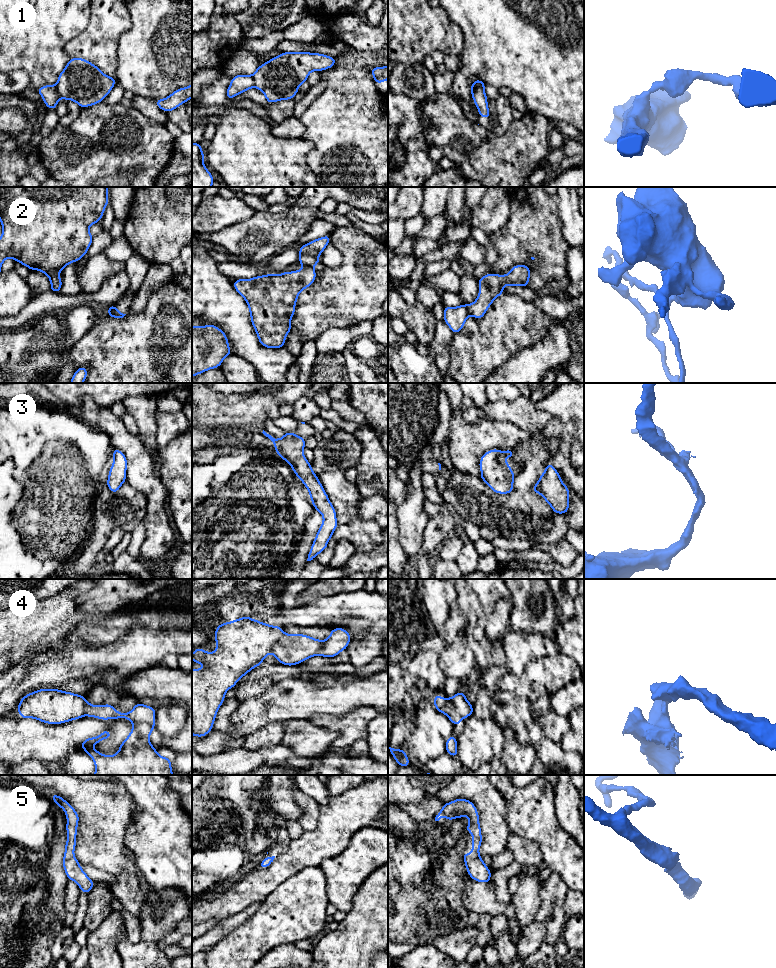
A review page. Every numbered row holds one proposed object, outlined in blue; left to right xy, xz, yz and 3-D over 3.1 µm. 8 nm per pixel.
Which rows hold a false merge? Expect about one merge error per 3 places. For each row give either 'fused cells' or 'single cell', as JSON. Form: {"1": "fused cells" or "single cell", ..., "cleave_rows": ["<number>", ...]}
{"1": "fused cells", "2": "fused cells", "3": "single cell", "4": "fused cells", "5": "single cell", "cleave_rows": ["1", "2", "4"]}

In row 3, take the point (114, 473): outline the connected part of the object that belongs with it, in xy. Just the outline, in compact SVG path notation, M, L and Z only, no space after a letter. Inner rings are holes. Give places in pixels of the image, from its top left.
M113 449L114 462L109 470L106 482L112 493L118 492L119 488L126 482L127 458L119 449Z

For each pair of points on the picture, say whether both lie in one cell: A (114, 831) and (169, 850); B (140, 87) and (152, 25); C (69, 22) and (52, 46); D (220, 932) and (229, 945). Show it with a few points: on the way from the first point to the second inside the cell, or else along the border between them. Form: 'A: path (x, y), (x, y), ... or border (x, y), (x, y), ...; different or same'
A: border (134, 813), (125, 837), (126, 847); different
B: path (144, 72), (147, 66), (147, 40); same
C: path (63, 27), (52, 40); same
D: border (242, 923), (223, 936), (212, 947); different

